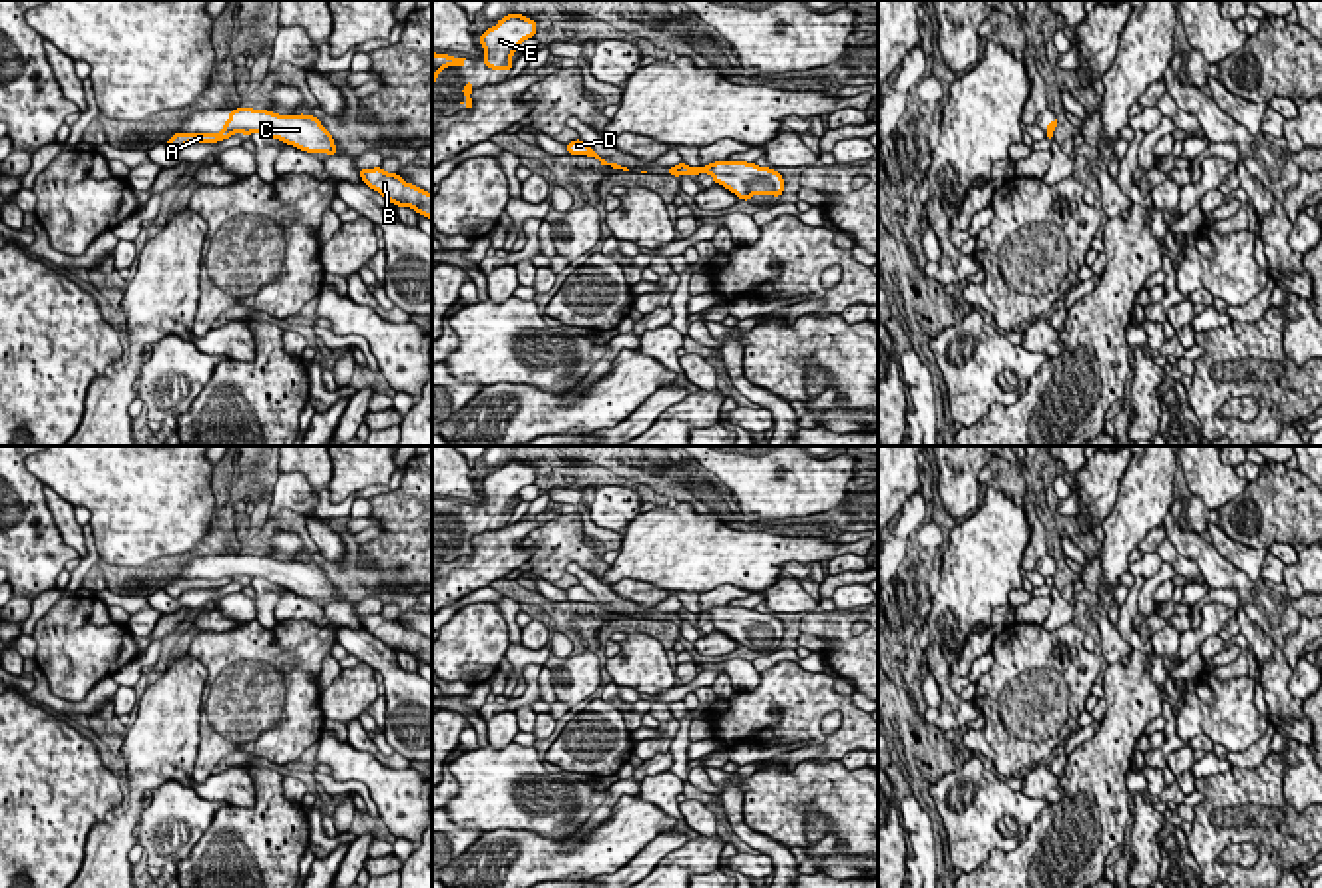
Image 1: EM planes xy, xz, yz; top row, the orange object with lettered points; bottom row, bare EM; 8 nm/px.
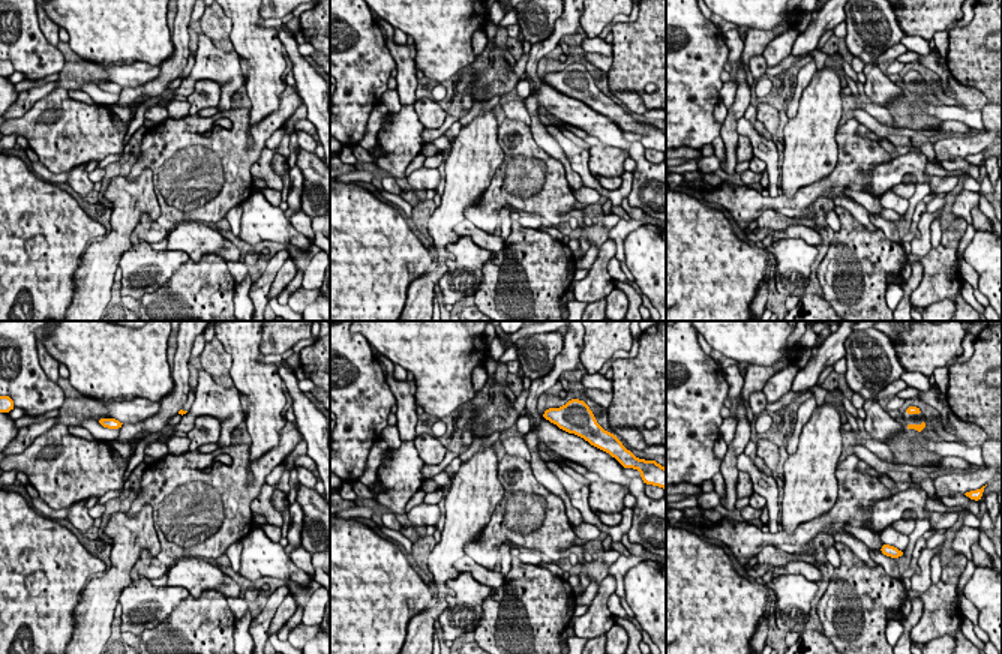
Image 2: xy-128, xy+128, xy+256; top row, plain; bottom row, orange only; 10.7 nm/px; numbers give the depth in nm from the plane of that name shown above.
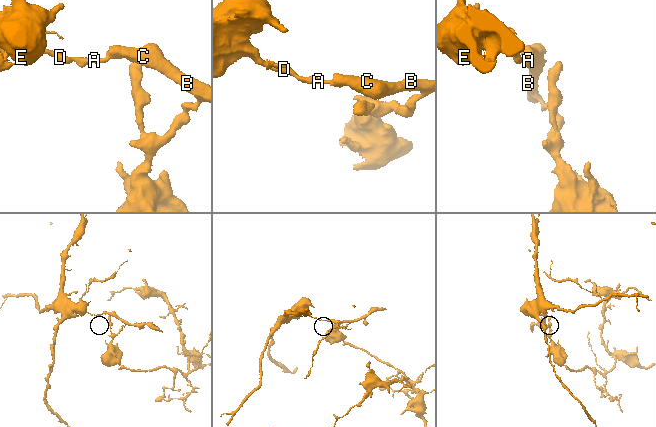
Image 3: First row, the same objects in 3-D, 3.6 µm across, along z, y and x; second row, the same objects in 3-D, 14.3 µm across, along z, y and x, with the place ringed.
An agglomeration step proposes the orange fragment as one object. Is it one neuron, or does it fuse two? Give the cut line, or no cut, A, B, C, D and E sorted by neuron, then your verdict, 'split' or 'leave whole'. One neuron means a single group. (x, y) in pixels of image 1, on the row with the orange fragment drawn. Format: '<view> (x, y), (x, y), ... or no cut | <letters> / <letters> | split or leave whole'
xy (223, 130), (231, 134) | A D E / B C | split

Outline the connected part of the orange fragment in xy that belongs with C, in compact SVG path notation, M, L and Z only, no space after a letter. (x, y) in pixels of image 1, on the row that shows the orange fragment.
M237 108L229 110L223 131L231 133L263 133L307 153L336 155L332 135L313 115L279 115L267 110Z

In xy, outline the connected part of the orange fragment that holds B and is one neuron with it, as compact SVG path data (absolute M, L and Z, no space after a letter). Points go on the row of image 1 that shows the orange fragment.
M382 167L358 169L358 173L362 183L378 191L386 201L396 207L410 207L426 219L432 219L432 193L406 183L398 173L388 173Z

